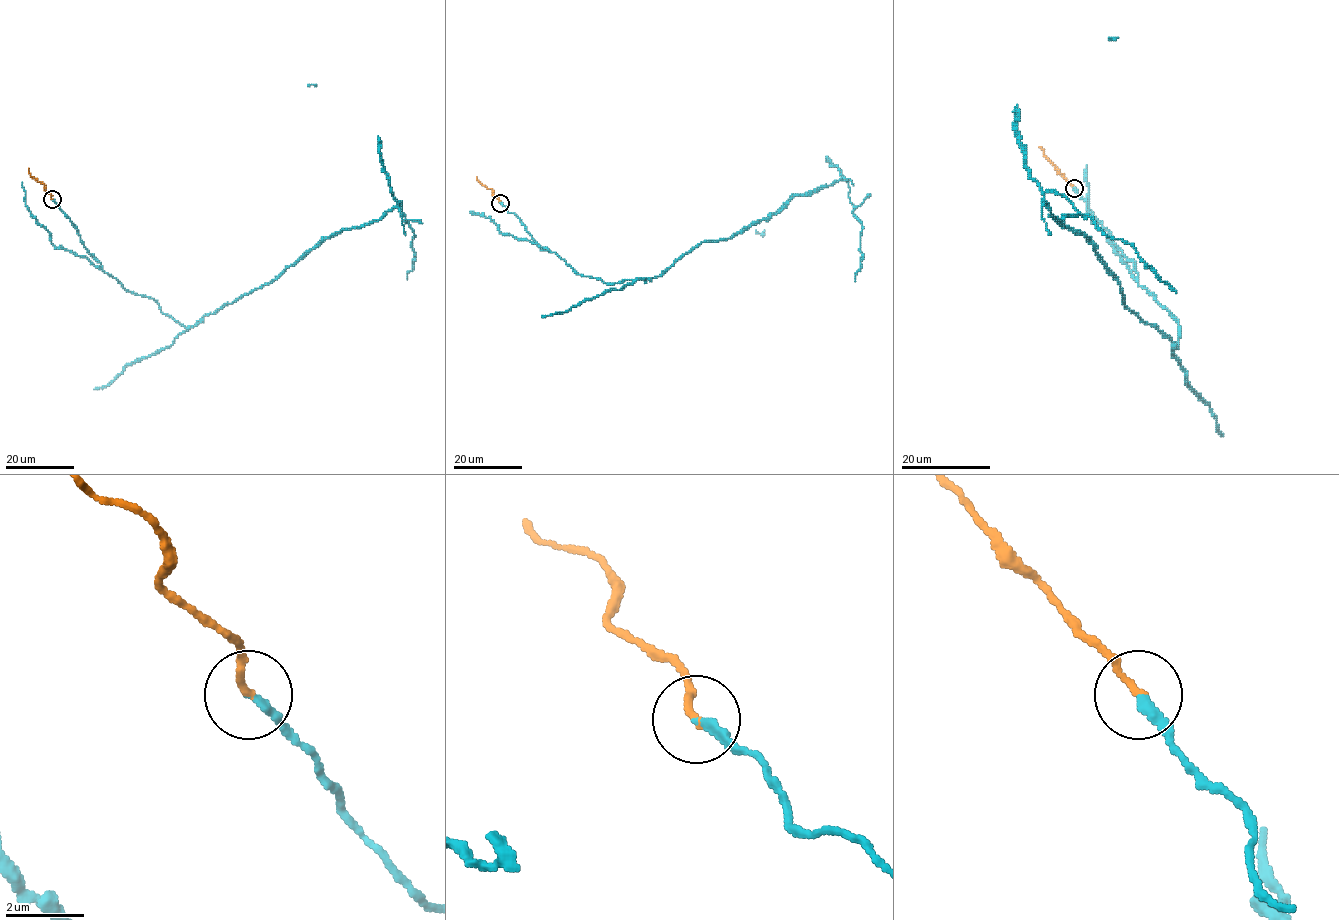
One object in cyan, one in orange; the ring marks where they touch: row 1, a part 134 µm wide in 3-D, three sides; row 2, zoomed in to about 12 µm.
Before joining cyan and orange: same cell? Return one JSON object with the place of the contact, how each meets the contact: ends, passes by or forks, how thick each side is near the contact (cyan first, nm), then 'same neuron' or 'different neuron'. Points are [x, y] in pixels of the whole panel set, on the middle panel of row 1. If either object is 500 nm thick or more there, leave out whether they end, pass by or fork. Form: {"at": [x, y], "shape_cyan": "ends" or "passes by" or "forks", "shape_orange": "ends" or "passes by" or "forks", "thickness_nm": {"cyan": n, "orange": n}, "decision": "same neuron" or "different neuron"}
{"at": [500, 203], "shape_cyan": "ends", "shape_orange": "ends", "thickness_nm": {"cyan": 220, "orange": 190}, "decision": "same neuron"}

